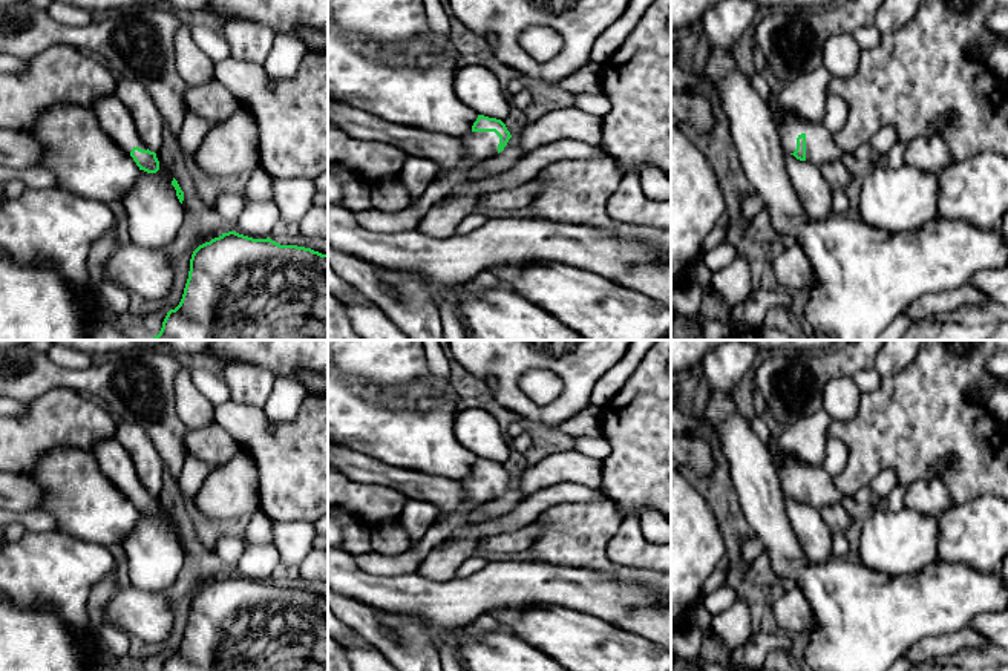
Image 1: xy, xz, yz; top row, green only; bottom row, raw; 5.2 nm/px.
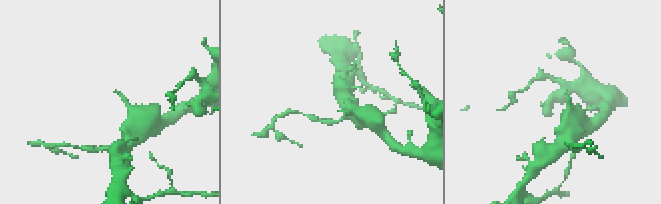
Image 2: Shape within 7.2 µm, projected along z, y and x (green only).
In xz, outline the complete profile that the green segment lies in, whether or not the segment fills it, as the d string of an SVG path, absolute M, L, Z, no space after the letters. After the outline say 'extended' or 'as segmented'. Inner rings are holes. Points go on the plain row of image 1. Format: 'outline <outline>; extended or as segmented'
outline M478 458L472 473L460 481L464 487L464 501L457 510L443 513L443 518L430 524L417 545L404 553L386 555L369 550L354 555L357 568L371 576L398 576L417 571L434 547L450 538L483 504L502 495L510 481L512 478L501 463Z; extended

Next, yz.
outline M771 437L767 447L786 496L818 512L843 502L844 495L823 467L804 464L783 453L778 437Z; extended

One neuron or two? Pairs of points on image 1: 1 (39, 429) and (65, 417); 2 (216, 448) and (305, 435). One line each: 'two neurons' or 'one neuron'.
1: one neuron
2: two neurons

